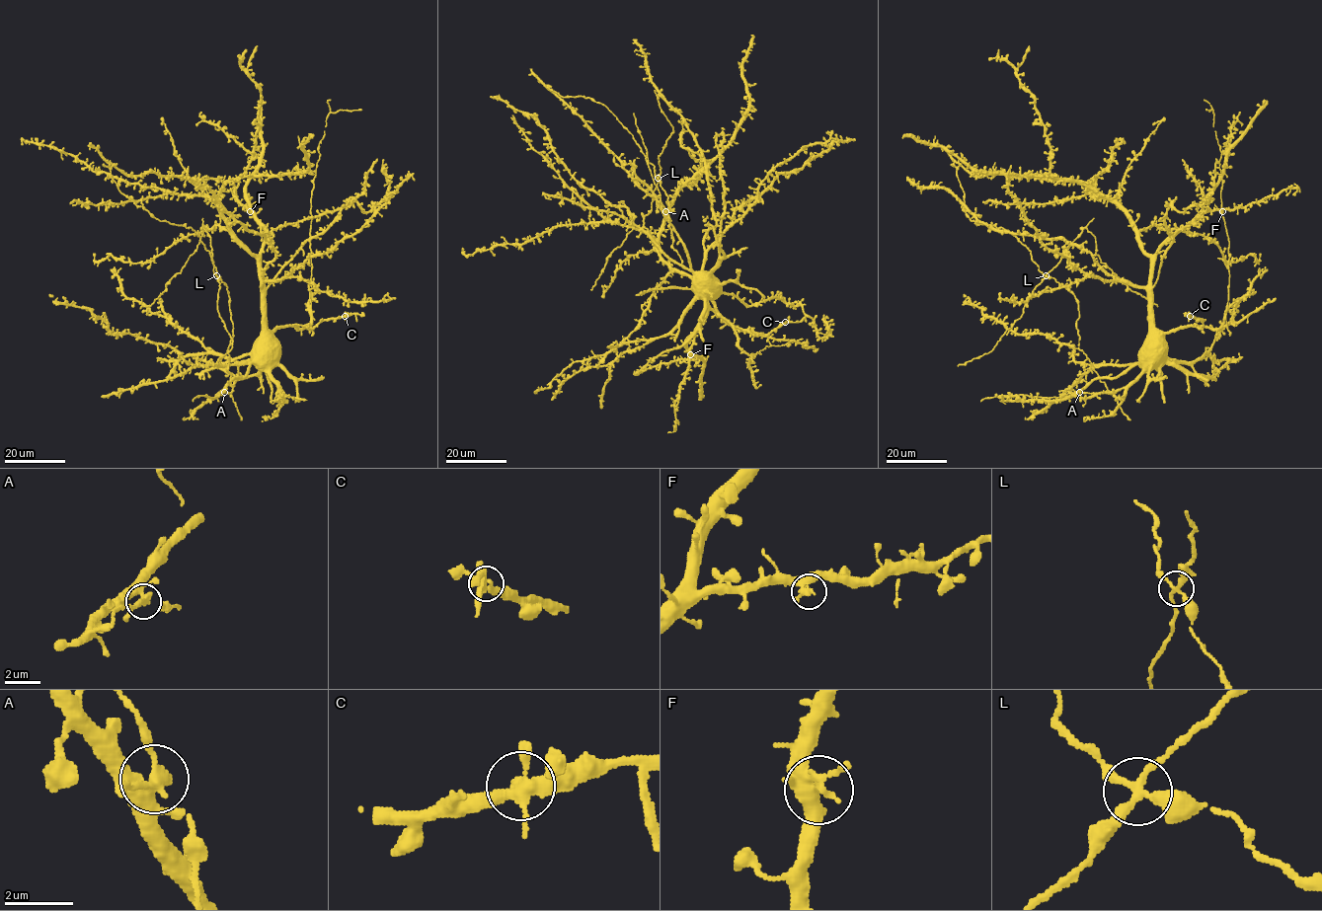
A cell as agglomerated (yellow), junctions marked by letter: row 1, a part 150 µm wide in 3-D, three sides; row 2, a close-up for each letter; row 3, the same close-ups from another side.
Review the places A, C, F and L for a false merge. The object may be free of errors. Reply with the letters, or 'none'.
L

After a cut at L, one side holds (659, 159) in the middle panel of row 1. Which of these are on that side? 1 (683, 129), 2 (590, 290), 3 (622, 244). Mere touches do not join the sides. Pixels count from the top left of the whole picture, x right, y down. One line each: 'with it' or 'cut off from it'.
1: cut off from it
2: with it
3: with it

